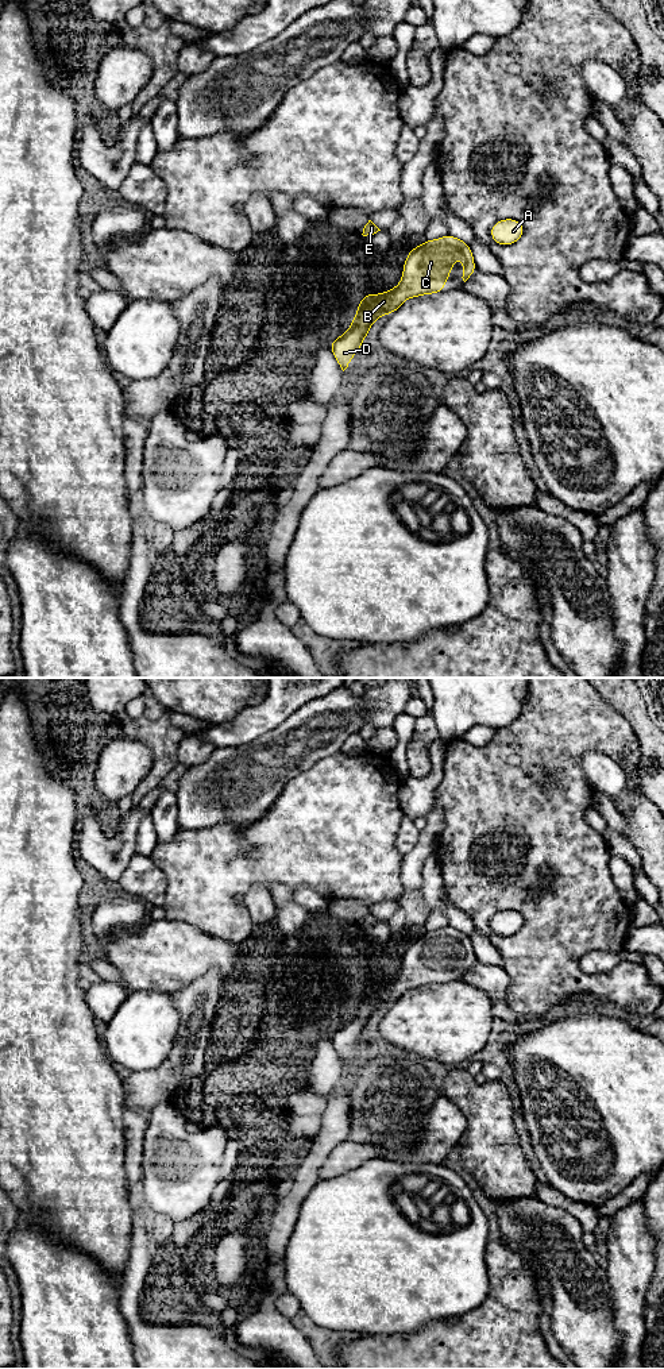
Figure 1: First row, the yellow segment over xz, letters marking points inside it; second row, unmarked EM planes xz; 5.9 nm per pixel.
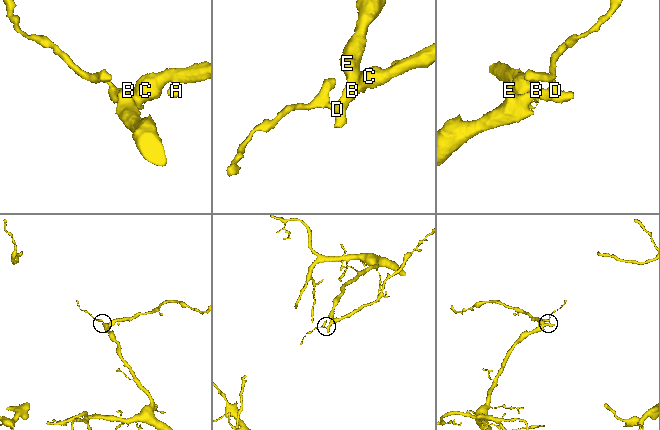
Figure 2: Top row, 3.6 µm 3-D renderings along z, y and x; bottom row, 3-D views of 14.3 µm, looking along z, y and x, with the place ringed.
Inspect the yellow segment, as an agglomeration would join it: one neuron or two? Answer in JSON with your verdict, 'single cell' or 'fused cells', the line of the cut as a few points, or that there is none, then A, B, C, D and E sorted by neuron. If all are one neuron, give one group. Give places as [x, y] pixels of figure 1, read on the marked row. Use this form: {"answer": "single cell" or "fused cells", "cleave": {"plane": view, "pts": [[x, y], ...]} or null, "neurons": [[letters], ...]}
{"answer": "single cell", "cleave": null, "neurons": [["A", "B", "C", "D", "E"]]}

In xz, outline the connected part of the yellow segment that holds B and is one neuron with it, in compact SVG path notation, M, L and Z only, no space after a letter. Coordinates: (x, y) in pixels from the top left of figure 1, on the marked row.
M447 235L426 240L413 247L405 259L402 281L382 294L367 294L358 305L350 329L331 343L331 350L344 371L352 356L359 351L374 321L395 312L406 298L444 292L444 282L451 278L449 270L456 258L463 257L463 281L475 271L472 251L467 243Z

